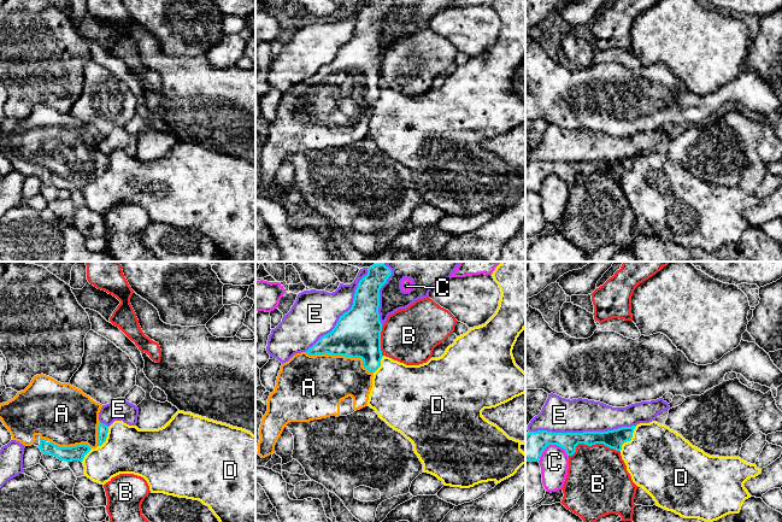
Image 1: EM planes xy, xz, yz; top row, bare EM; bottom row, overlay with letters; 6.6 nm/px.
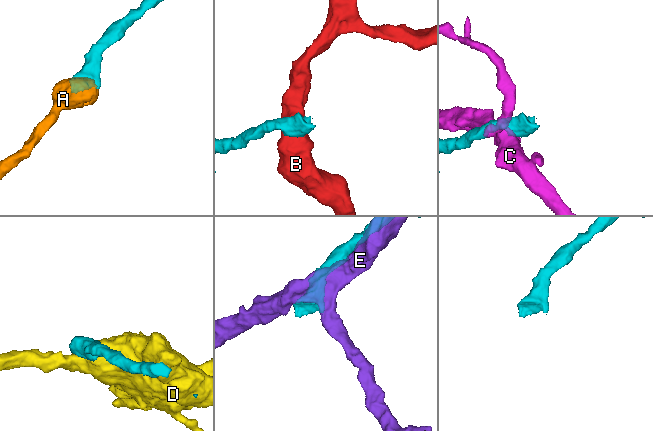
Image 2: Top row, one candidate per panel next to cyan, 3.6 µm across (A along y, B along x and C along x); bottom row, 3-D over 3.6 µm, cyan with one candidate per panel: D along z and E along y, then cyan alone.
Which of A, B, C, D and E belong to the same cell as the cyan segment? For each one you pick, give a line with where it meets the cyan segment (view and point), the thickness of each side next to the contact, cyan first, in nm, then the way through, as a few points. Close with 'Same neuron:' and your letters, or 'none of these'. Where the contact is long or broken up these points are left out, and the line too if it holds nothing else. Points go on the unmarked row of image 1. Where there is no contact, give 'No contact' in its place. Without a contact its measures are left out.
A: Touches cyan at xz (341, 84). Thickness 320 nm (cyan) against 380 nm
Same neuron: A

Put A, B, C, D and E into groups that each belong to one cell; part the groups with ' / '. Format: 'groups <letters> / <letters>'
groups A / B / C / D / E

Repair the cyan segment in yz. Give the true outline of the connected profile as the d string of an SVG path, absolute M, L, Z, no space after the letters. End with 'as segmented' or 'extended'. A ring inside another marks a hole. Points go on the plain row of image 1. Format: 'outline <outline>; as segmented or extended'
outline M636 156L622 157L607 162L583 162L583 163L552 163L547 160L528 162L525 165L525 190L539 192L542 182L548 175L557 175L565 180L568 186L576 182L578 174L588 176L604 174L616 181L622 180L622 175L630 171Z; as segmented

